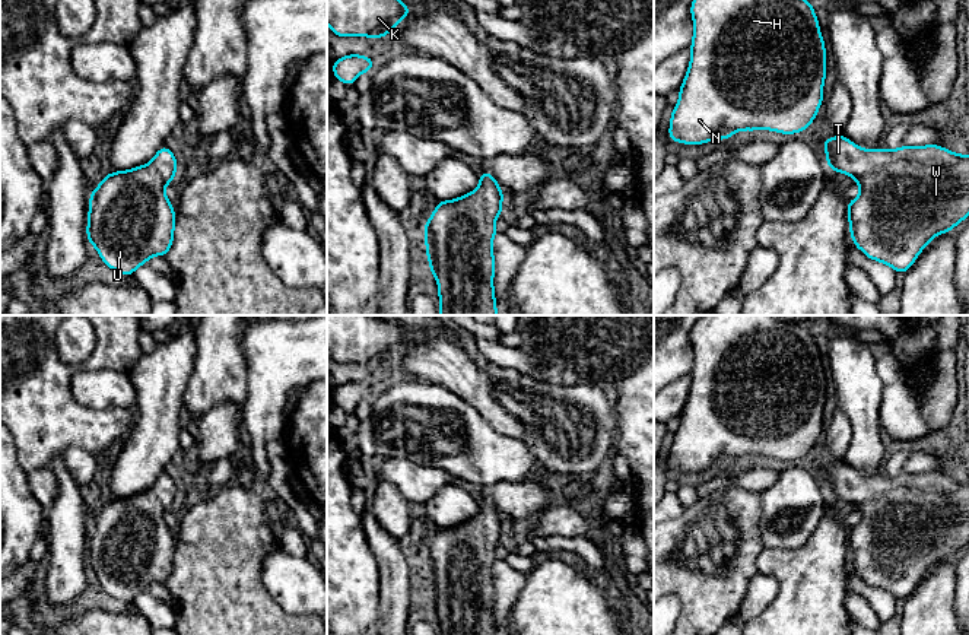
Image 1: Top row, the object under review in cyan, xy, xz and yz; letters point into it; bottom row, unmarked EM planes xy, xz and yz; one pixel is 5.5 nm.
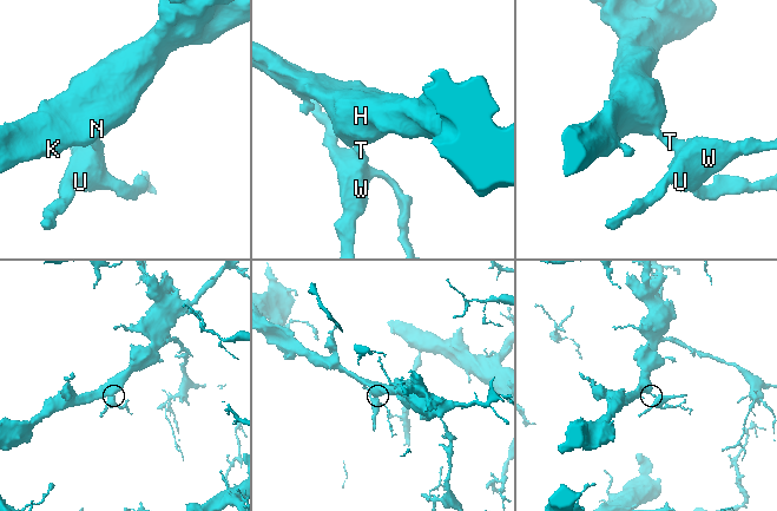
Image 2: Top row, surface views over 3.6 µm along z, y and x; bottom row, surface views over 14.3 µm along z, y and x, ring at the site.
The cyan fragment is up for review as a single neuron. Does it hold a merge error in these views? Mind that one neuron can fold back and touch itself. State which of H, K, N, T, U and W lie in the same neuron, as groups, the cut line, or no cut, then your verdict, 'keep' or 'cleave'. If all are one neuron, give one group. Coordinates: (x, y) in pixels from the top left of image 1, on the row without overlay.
H K N T U W; no cut; keep

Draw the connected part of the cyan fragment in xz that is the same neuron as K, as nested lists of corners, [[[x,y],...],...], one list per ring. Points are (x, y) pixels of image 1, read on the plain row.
[[[327,315],[327,350],[334,363],[388,362],[413,336],[372,315]]]

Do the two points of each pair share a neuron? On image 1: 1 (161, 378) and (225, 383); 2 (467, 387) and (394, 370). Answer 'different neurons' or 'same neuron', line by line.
1: different neurons
2: same neuron

